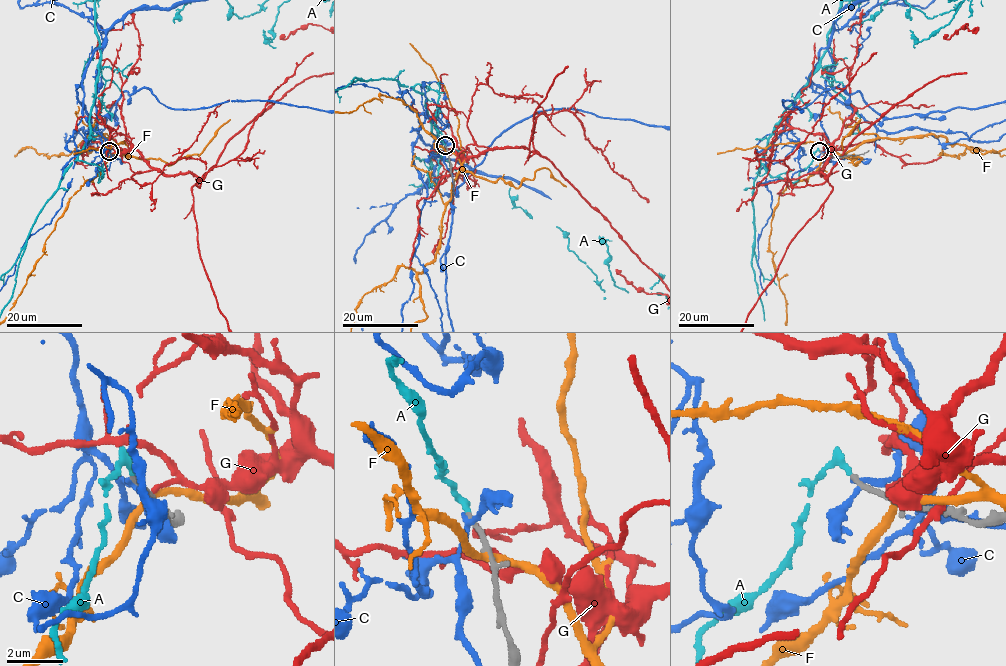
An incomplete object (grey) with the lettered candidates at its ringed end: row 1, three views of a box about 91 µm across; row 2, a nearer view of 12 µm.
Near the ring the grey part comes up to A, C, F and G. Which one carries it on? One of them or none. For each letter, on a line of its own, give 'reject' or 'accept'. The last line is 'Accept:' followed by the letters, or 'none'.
A: accept
C: reject
F: reject
G: reject
Accept: A

